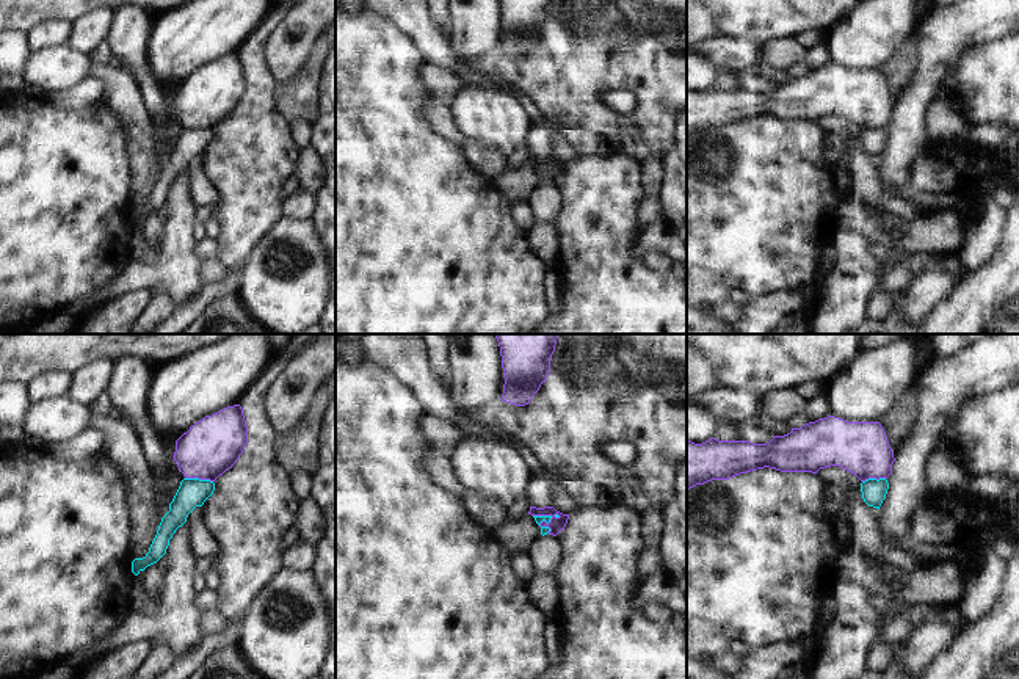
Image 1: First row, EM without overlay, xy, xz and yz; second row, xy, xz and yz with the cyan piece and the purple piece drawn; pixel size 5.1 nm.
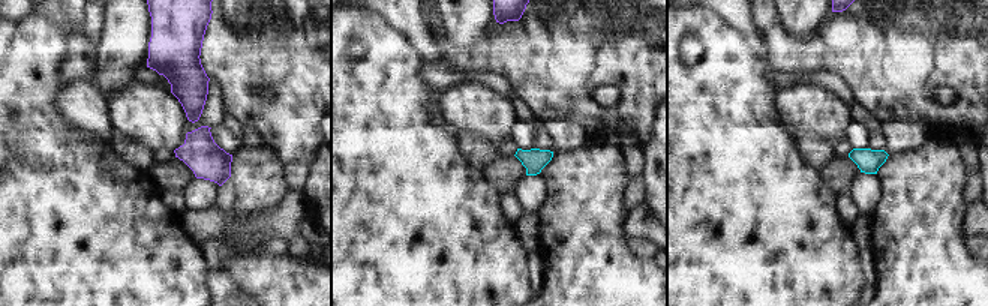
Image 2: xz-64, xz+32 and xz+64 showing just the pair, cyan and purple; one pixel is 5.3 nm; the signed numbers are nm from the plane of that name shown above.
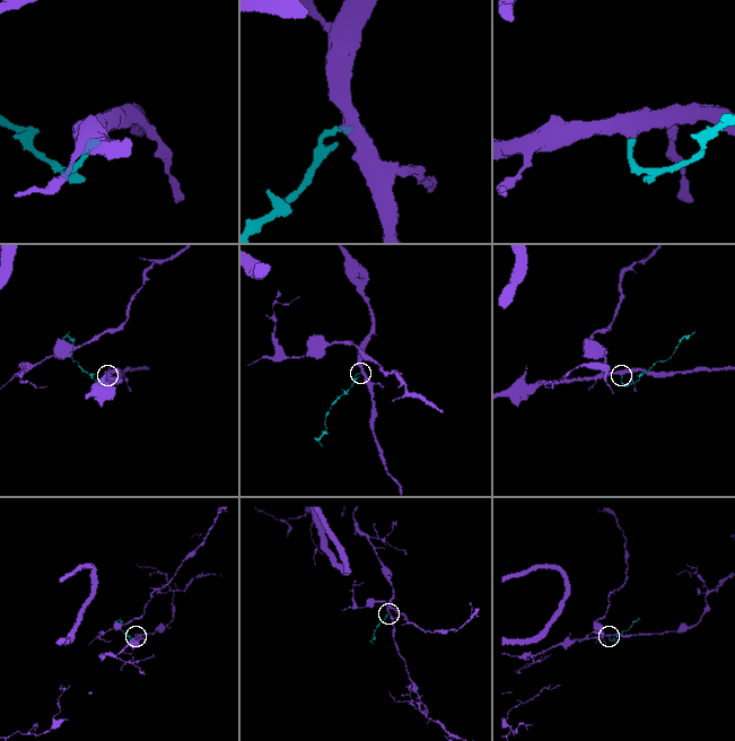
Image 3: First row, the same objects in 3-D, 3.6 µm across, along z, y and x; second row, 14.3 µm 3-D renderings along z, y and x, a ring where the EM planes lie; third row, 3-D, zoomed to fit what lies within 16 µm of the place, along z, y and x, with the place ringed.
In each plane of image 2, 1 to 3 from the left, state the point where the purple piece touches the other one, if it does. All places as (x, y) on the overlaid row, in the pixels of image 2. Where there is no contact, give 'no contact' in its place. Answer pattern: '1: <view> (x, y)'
1: no contact
2: no contact
3: no contact

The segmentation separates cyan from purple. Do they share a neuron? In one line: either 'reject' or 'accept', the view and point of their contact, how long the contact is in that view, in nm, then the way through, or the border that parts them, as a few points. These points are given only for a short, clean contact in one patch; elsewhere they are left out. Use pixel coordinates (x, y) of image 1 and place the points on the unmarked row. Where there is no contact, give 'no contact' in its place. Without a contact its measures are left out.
reject | xz (547, 165) | 140 nm | along xz (533, 163), (560, 165)

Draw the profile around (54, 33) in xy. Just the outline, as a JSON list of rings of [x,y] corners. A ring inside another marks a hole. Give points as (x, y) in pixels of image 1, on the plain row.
[[[49,20],[28,34],[34,52],[69,45],[75,33],[75,24],[71,20]]]

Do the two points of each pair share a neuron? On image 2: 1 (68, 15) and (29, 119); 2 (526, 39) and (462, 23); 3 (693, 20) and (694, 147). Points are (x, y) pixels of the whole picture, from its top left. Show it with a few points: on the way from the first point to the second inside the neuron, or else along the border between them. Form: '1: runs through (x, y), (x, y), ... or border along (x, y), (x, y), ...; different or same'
1: border along (42, 15), (51, 17), (74, 42); different
2: border along (495, 21), (483, 42), (467, 48), (458, 47); different
3: runs through (711, 51), (711, 116); same

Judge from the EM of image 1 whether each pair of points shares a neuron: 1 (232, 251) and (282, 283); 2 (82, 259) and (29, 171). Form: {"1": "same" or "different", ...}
{"1": "different", "2": "same"}

